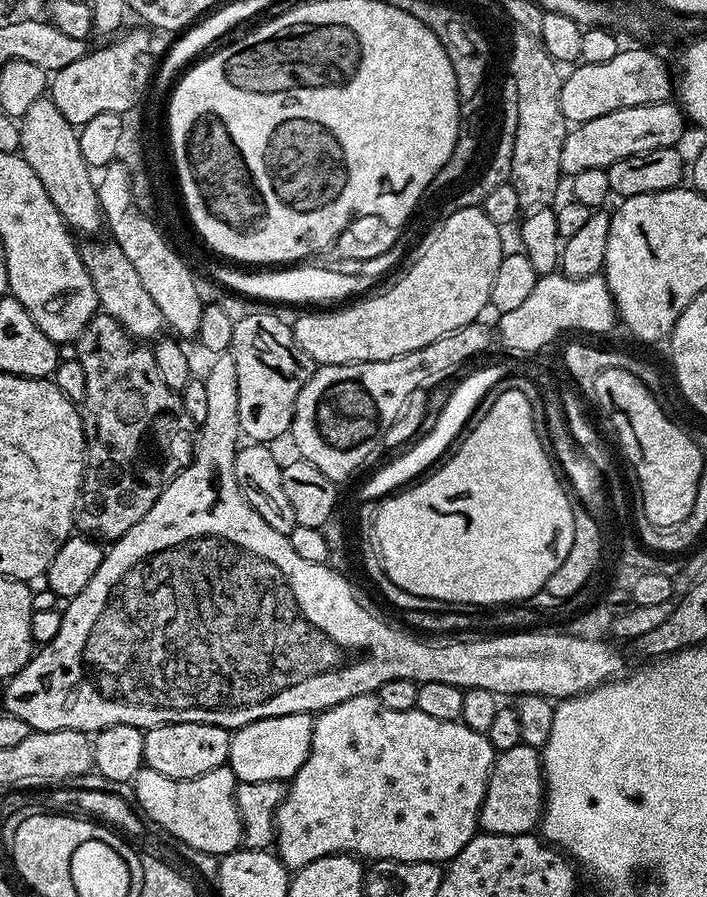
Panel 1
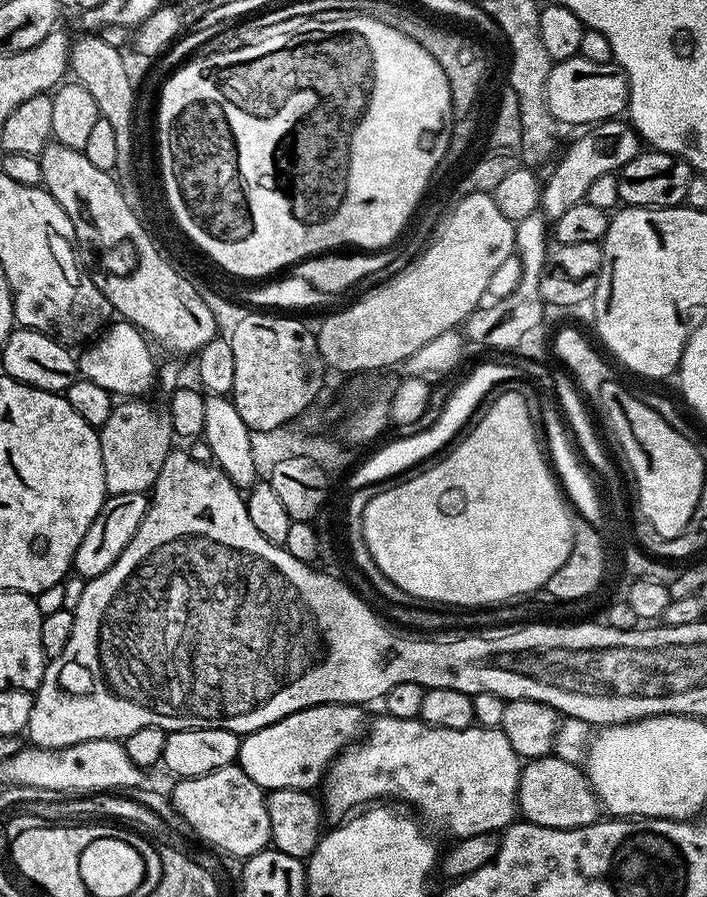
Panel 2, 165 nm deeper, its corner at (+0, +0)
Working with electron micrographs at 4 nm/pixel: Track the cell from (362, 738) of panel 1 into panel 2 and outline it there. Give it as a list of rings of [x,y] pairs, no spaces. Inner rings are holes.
[[[380,714],[371,724],[372,721],[367,725],[363,738],[349,744],[333,760],[332,767],[322,781],[322,804],[327,815],[329,812],[332,816],[340,816],[336,818],[344,818],[369,802],[384,802],[389,799],[387,796],[393,796],[396,800],[405,800],[420,808],[418,816],[421,821],[429,820],[434,827],[453,832],[456,838],[500,832],[517,819],[516,795],[522,757],[514,750],[514,746],[510,746],[510,738],[506,738],[499,728],[473,726],[466,730],[442,730],[419,718],[407,720],[387,714]]]

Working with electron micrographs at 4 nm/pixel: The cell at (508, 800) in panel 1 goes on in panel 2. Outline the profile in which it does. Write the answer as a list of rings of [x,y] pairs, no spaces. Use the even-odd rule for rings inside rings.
[[[555,754],[539,756],[521,767],[516,807],[527,823],[547,828],[581,828],[595,824],[602,816],[601,801],[596,799],[585,769],[578,764],[562,762]]]

